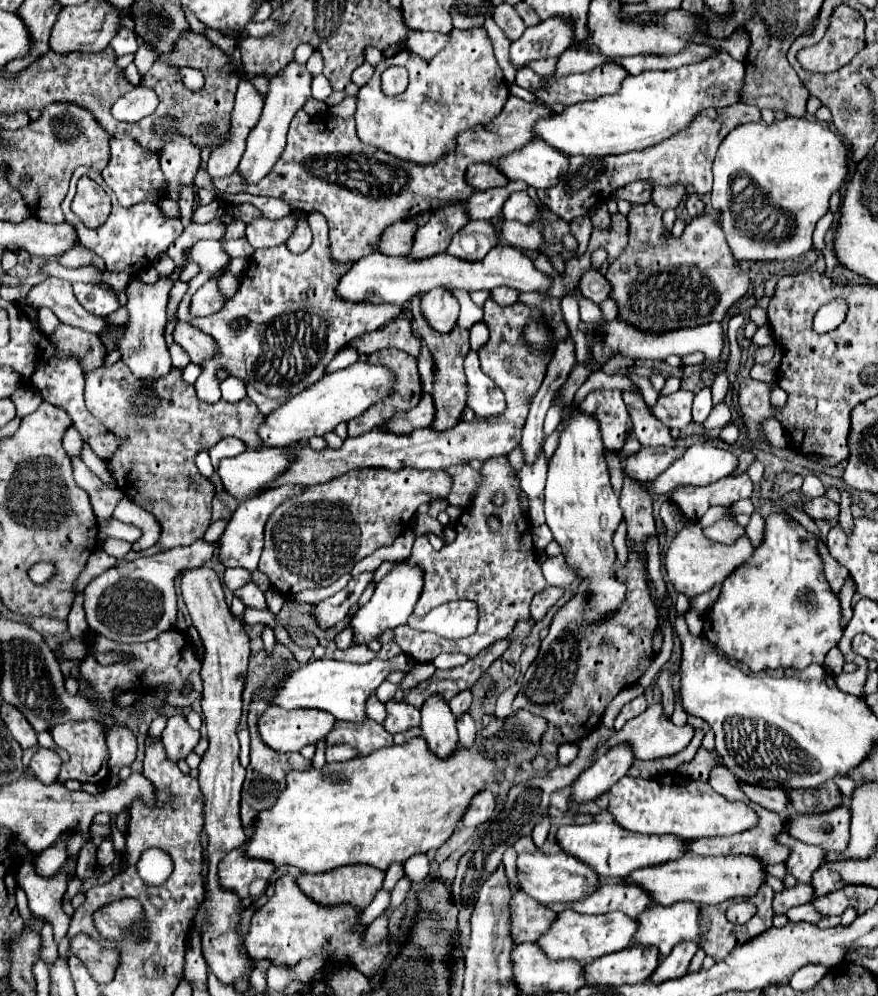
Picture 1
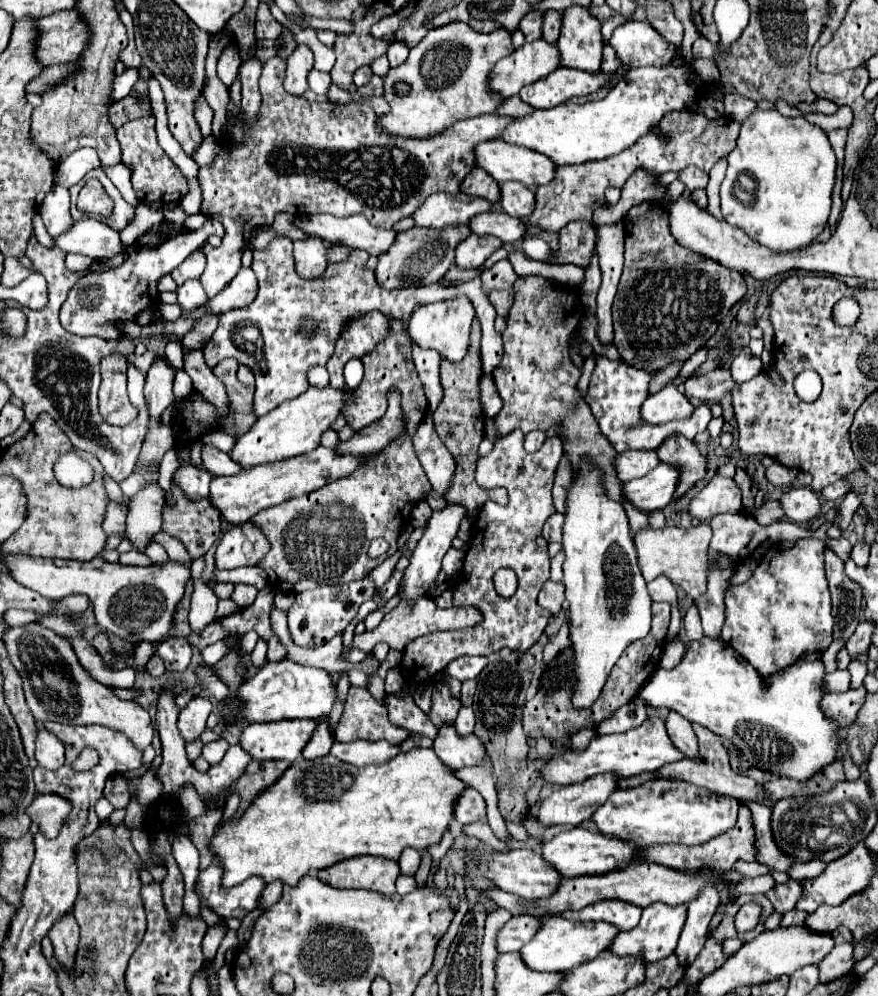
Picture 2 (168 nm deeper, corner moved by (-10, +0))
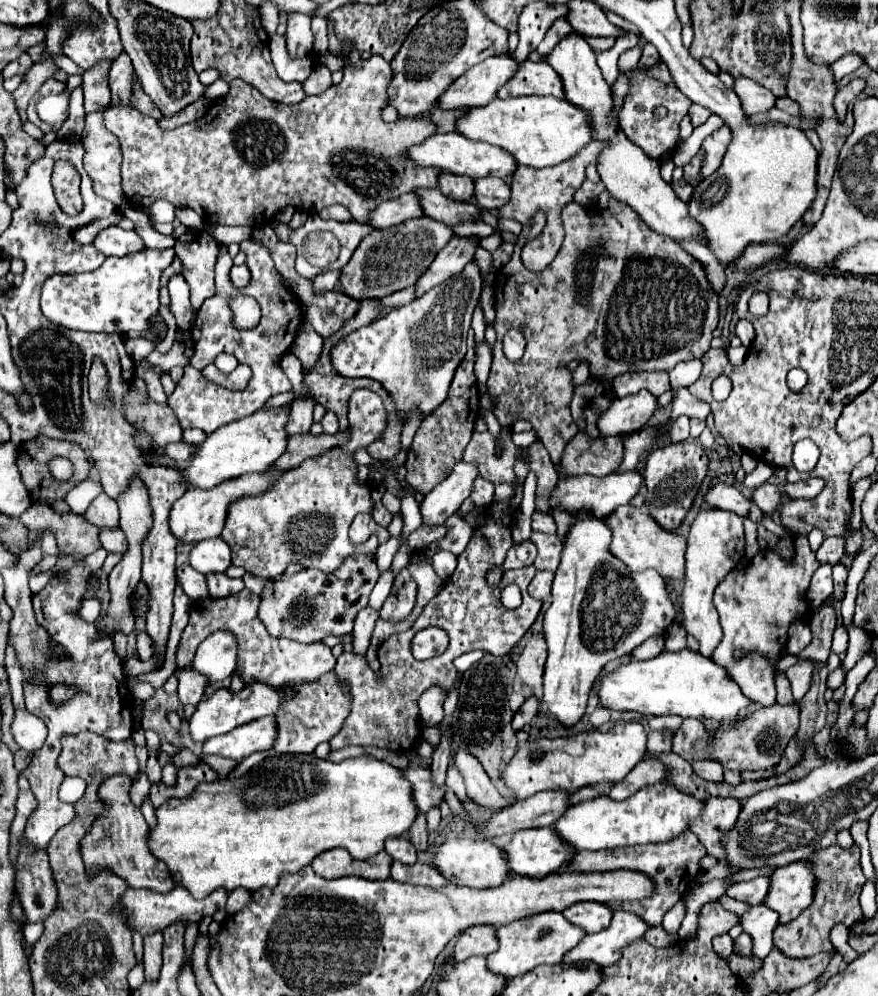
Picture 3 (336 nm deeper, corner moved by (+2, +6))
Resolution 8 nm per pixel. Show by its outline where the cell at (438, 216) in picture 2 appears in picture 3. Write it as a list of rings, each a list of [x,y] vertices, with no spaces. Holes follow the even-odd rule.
[[[405,193],[399,195],[397,199],[389,199],[377,205],[369,213],[367,225],[371,225],[373,229],[387,229],[413,217],[423,217],[423,213],[419,213],[419,205],[415,205],[415,197],[411,197],[411,193]]]

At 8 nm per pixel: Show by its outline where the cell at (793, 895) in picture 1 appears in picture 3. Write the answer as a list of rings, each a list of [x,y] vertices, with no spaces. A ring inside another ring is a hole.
[[[755,877],[751,881],[745,881],[745,883],[737,883],[737,885],[731,885],[725,893],[733,899],[739,899],[739,901],[745,901],[749,905],[761,905],[763,903],[763,897],[767,895],[767,877]]]

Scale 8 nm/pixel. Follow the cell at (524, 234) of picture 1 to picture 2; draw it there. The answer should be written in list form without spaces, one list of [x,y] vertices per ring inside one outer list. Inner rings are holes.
[[[503,211],[479,213],[475,219],[471,219],[469,227],[477,235],[493,235],[503,243],[515,243],[527,233],[527,225],[521,219],[515,219]]]

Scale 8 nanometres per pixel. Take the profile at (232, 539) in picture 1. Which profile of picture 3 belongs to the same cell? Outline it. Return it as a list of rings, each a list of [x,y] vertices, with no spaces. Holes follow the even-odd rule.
[[[221,537],[199,541],[189,553],[189,565],[203,575],[223,573],[231,565],[231,549],[227,549]]]

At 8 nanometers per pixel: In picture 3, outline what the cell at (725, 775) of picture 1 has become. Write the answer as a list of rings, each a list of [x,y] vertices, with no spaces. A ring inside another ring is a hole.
[[[683,831],[679,837],[665,843],[649,843],[649,845],[633,845],[627,849],[605,849],[599,853],[575,853],[571,861],[563,865],[561,871],[577,871],[577,873],[593,873],[593,871],[615,871],[615,869],[631,869],[647,875],[655,889],[651,897],[643,901],[609,901],[607,907],[611,911],[629,911],[643,919],[647,925],[661,925],[663,915],[681,899],[681,891],[701,873],[699,859],[705,857],[707,851],[699,845],[699,839],[691,831]]]

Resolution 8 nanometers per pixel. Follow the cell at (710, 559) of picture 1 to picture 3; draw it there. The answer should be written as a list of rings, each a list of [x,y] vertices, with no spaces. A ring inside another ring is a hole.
[[[623,505],[615,511],[611,511],[603,521],[613,533],[609,551],[617,559],[621,559],[631,571],[655,569],[667,581],[683,579],[683,573],[685,573],[685,557],[683,555],[685,555],[685,547],[687,547],[687,541],[683,535],[667,533],[665,529],[659,529],[659,525],[655,525],[655,521],[651,521],[651,515],[647,511],[641,511],[633,505]]]

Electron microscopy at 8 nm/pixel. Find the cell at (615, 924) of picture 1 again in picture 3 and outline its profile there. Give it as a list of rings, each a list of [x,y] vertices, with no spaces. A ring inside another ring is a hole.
[[[545,911],[545,913],[523,917],[509,925],[497,927],[495,937],[499,939],[499,949],[495,953],[487,955],[487,969],[495,975],[503,975],[503,977],[511,979],[511,977],[531,971],[539,965],[561,963],[563,955],[571,947],[575,947],[585,937],[585,933],[579,927],[571,925],[561,913]]]

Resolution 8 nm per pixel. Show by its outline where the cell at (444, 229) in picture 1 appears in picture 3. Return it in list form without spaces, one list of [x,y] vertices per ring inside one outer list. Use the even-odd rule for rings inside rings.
[[[429,217],[409,219],[391,229],[375,229],[363,237],[351,261],[341,269],[339,275],[341,291],[351,299],[363,301],[381,299],[385,295],[411,287],[427,271],[435,255],[447,245],[451,237],[453,237],[451,227]]]

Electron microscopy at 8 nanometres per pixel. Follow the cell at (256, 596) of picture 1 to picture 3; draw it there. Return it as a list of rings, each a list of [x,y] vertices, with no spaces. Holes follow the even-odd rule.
[[[225,573],[207,575],[207,591],[211,597],[225,597],[231,593],[239,593],[243,589],[241,579],[229,579]]]

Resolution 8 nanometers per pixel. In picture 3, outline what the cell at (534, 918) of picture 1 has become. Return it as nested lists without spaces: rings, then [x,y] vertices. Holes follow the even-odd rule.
[[[477,925],[473,929],[465,929],[461,937],[457,939],[449,961],[451,963],[461,963],[473,955],[489,955],[495,951],[495,929],[491,925]]]

